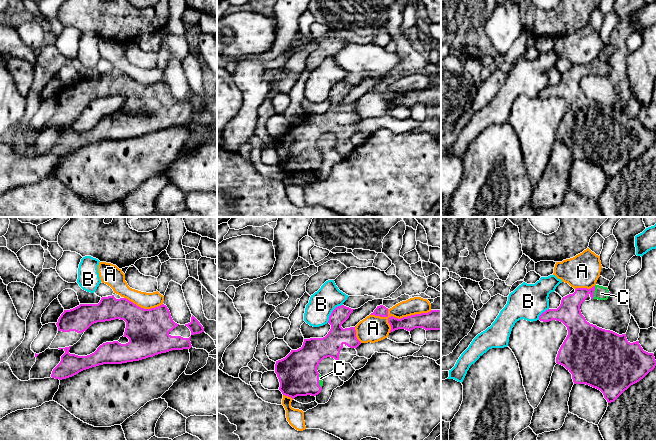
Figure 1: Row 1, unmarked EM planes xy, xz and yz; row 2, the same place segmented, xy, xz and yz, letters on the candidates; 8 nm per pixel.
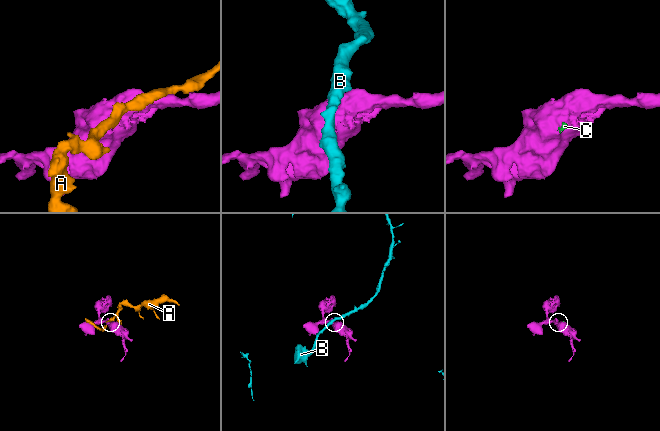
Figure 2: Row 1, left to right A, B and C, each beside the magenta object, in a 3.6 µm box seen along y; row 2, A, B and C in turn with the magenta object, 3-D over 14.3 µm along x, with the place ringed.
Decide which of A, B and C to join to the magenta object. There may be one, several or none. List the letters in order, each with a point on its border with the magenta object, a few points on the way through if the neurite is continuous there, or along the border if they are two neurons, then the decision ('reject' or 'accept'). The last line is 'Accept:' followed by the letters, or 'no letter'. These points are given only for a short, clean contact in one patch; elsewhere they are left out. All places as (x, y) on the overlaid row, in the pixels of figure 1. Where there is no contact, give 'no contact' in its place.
A: xz (401, 318) | reject
B: xz (332, 312) | along xz (342, 304), (332, 311), (327, 322) | reject
C: yz (593, 292) | across yz (569, 312), (584, 292), (593, 292), (601, 293) | accept
Accept: C

